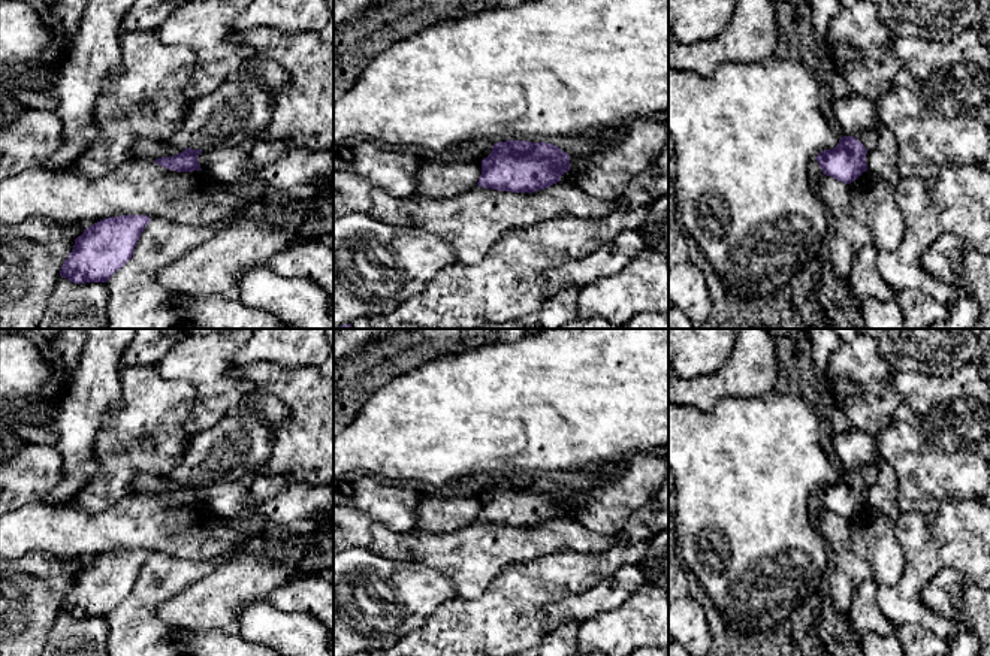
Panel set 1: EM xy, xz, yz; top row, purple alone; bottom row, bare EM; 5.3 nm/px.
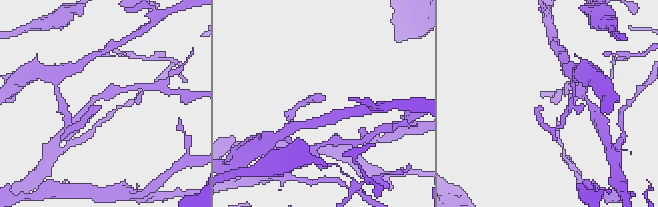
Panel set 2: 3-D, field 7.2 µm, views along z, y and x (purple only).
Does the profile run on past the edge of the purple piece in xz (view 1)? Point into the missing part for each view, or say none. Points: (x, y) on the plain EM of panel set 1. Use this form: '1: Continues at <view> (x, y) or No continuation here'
1: No continuation here

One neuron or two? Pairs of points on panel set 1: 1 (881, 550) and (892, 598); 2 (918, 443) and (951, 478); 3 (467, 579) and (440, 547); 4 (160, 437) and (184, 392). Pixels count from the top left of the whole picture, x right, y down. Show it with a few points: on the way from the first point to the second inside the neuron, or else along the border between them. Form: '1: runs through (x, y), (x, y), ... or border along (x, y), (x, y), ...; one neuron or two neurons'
1: border along (902, 552), (905, 573), (895, 583), (878, 586); two neurons
2: runs through (927, 452), (945, 469); one neuron
3: runs through (464, 571), (447, 555); one neuron
4: runs through (160, 426), (160, 416), (174, 402); one neuron

